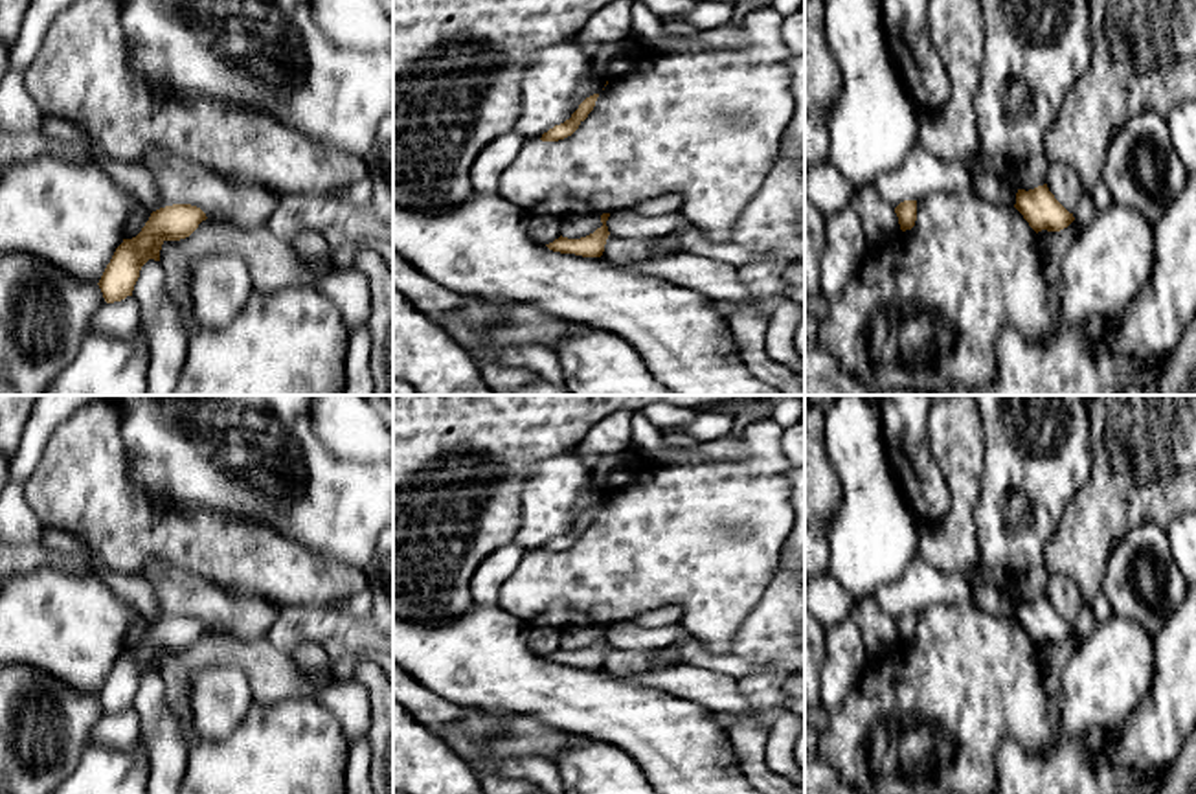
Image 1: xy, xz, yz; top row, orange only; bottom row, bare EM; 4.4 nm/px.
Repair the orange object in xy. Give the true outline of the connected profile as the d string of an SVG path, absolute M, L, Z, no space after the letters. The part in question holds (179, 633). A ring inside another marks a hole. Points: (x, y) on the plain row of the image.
M173 616L152 623L141 643L123 651L107 676L97 695L105 713L114 715L132 708L141 678L149 671L160 673L162 656L189 649L206 630L206 625L191 616Z

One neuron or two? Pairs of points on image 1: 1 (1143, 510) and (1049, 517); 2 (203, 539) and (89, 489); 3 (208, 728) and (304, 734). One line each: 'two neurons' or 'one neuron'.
1: two neurons
2: one neuron
3: two neurons

